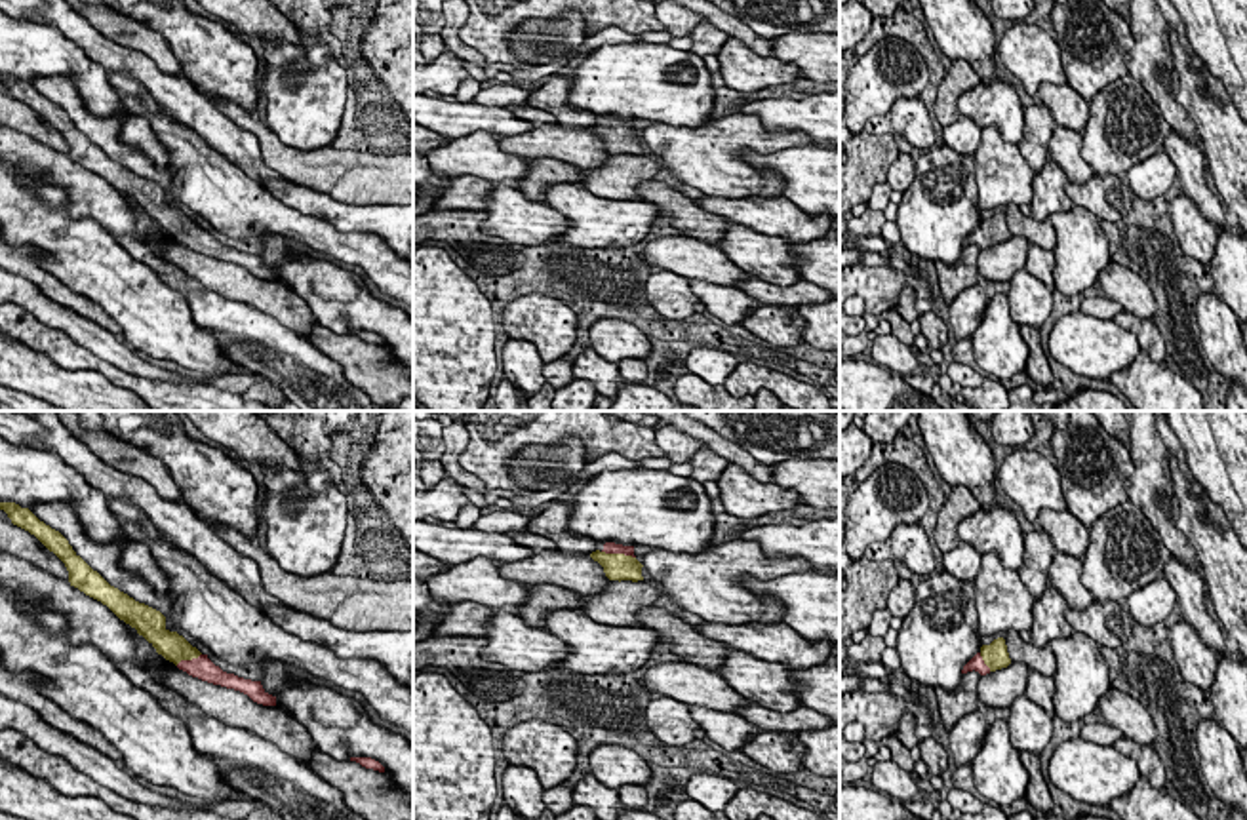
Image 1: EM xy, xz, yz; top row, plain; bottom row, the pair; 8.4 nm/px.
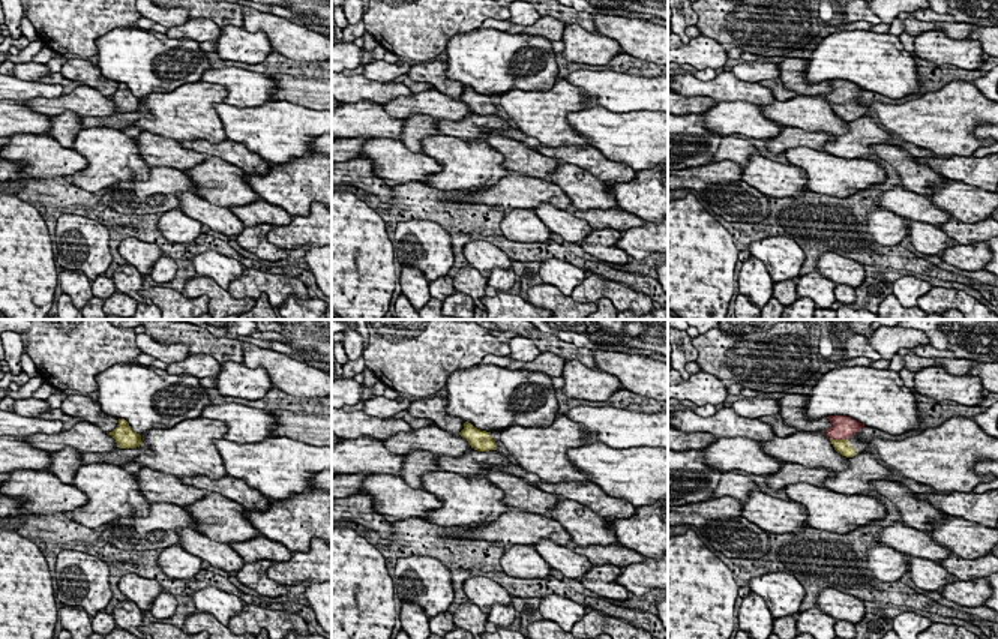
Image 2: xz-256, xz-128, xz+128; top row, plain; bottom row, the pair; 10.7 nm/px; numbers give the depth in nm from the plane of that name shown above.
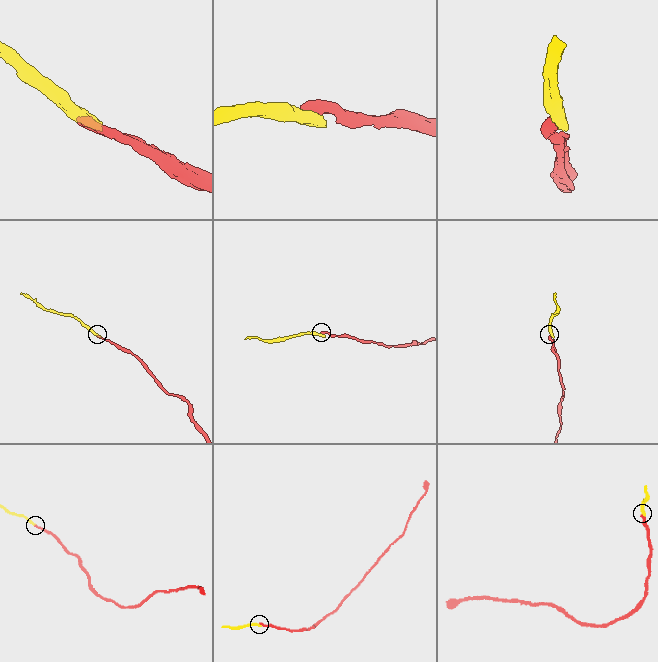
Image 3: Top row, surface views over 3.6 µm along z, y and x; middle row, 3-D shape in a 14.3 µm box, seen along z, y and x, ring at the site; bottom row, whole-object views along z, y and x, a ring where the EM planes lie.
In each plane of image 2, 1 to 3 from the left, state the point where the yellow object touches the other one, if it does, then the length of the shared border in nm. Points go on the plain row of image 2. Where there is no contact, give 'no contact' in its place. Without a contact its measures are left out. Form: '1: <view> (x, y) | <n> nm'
1: no contact
2: no contact
3: xz+128 (839, 102) | 190 nm

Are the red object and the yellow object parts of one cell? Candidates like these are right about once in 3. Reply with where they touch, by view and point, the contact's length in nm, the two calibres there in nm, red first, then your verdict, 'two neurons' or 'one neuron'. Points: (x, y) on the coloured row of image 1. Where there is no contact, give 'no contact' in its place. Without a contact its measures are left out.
xz (619, 552) | 300 nm | 100/220 nm | one neuron

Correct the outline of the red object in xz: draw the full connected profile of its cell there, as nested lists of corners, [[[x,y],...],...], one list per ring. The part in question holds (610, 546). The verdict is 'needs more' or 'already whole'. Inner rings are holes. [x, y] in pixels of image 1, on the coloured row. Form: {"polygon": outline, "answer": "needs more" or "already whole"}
{"polygon": [[[605,542],[604,550],[592,552],[590,557],[604,567],[604,573],[609,580],[643,580],[643,565],[636,559],[634,546]]], "answer": "needs more"}

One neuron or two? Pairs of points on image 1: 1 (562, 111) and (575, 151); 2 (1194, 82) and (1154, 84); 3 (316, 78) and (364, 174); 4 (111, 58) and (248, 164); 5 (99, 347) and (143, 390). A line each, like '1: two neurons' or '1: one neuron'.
1: two neurons
2: two neurons
3: two neurons
4: one neuron
5: two neurons

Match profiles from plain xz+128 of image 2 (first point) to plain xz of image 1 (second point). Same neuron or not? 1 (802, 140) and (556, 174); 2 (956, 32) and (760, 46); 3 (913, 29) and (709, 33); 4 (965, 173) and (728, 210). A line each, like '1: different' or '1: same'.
1: same
2: same
3: same
4: same

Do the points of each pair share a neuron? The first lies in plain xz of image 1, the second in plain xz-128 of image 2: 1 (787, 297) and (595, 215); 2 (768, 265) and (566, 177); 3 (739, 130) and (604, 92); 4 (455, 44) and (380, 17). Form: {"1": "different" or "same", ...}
{"1": "same", "2": "same", "3": "different", "4": "different"}

